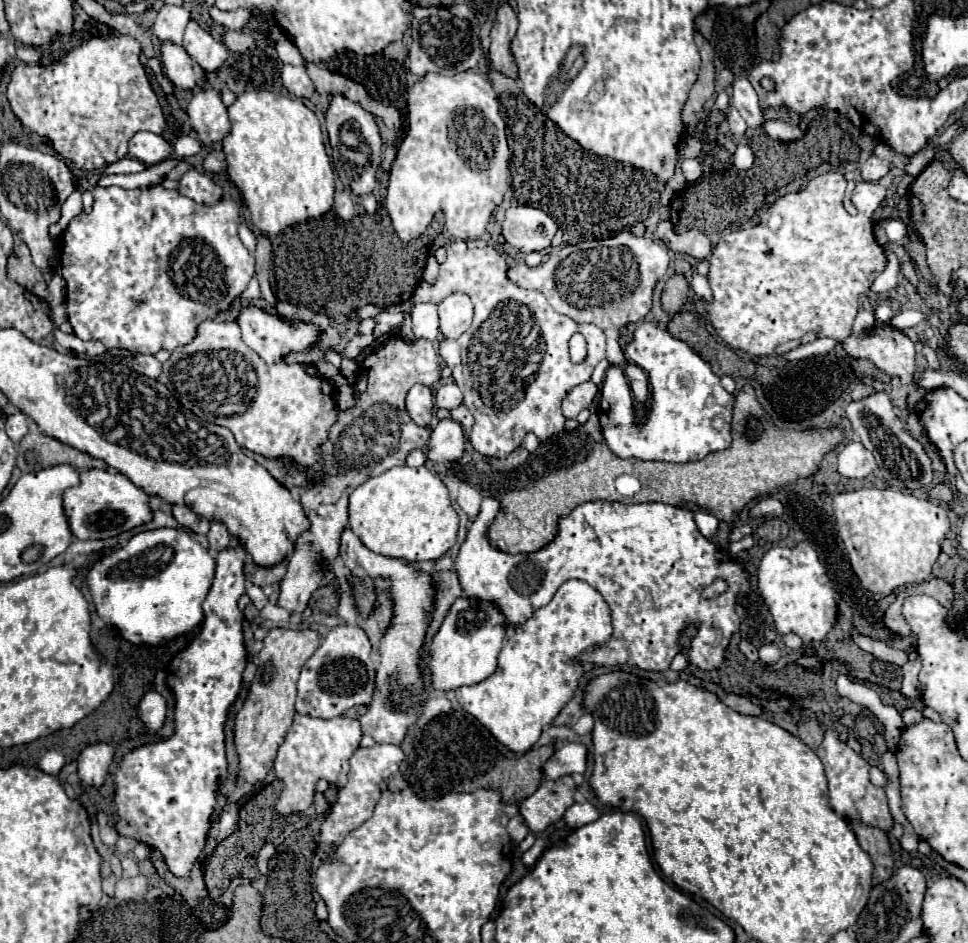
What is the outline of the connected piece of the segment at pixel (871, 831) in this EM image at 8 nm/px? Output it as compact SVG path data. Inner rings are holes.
M850 820L850 826L852 826L862 850L866 854L870 854L870 858L872 858L872 864L874 864L872 882L874 884L884 882L884 878L888 878L888 874L892 874L892 870L894 870L894 858L892 858L888 834L874 826L866 826L860 820Z

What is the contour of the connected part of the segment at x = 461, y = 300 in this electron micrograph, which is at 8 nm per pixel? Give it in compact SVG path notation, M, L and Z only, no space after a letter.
M454 292L438 304L440 332L444 338L458 338L468 330L472 324L472 308L472 300L462 292Z

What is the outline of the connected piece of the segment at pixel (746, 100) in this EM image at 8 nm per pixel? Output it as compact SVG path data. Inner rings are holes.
M738 78L732 84L732 96L730 104L740 112L740 116L746 120L748 128L762 128L764 116L762 108L758 104L758 94L748 82L748 78Z

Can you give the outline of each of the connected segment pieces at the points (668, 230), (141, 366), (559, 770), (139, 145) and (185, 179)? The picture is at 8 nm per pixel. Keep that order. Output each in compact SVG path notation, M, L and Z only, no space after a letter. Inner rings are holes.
M660 222L658 226L658 238L676 254L686 254L694 260L704 260L712 252L710 240L698 232L698 230L688 230L684 234L676 234L670 222Z
M136 354L134 356L134 370L148 378L158 378L162 364L152 354Z
M578 742L564 744L544 764L544 778L556 780L566 774L576 774L576 772L584 774L586 772L586 756L588 756L588 748L584 744L578 744Z
M136 132L128 146L128 156L144 162L146 166L154 166L170 156L170 144L152 132Z
M190 166L190 170L186 174L182 174L182 178L178 180L178 192L182 196L188 196L194 202L206 204L206 206L220 202L220 198L224 194L224 190L196 166Z

